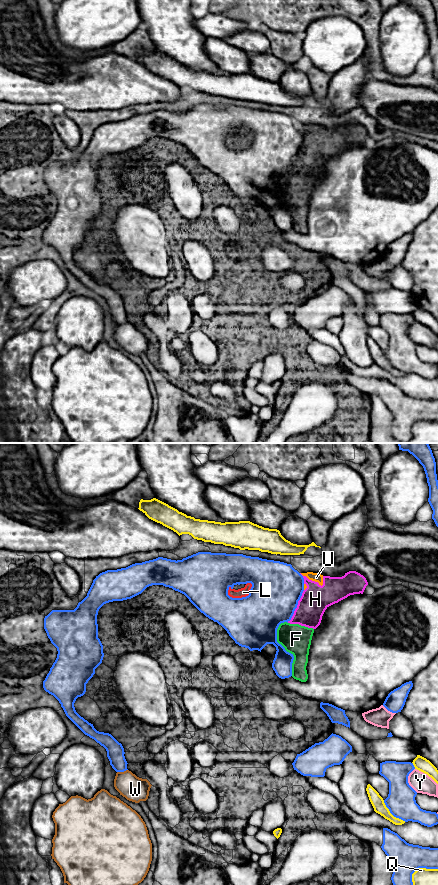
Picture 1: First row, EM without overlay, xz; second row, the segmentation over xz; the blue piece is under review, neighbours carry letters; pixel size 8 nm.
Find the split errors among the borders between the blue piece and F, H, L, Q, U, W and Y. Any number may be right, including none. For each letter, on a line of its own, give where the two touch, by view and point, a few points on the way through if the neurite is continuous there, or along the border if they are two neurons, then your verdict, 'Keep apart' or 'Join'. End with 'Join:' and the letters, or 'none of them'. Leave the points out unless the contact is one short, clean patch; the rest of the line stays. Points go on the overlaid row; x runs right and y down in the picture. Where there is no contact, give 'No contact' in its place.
F: Touches blue at xz (284, 648). Keep apart
H: Touches blue at xz (296, 606). Keep apart
L: Touches blue at xz (242, 597). Keep apart
Q: Touches blue at xz (419, 867). Keep apart
U: Touches blue at xz (303, 587). Keep apart
W: Touches blue at xz (122, 771). Keep apart
Y: Touches blue at xz (407, 780). Keep apart
Join: none of them

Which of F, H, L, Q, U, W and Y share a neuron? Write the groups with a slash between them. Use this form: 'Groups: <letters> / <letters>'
Groups: F H L U / Q / W / Y

